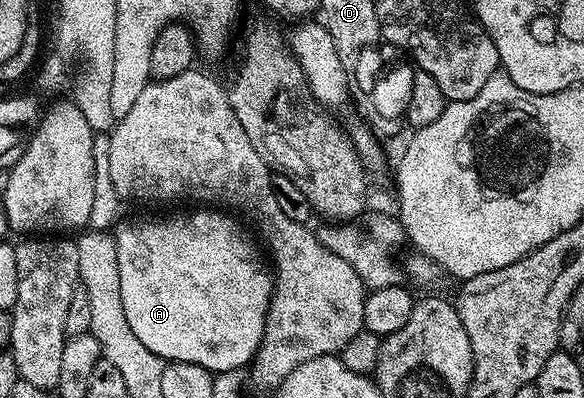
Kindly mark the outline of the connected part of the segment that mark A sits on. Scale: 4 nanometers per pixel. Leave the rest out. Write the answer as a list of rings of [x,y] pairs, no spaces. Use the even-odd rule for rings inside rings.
[[[211,207],[196,209],[199,209],[196,213],[183,213],[180,217],[159,217],[156,221],[126,221],[126,219],[123,219],[118,222],[113,234],[117,245],[117,262],[120,268],[121,304],[124,307],[125,317],[129,321],[129,327],[133,334],[137,335],[149,351],[162,357],[167,363],[173,361],[197,363],[197,367],[205,367],[212,375],[233,373],[250,366],[251,362],[255,360],[255,352],[259,349],[259,344],[263,341],[265,319],[271,306],[273,273],[261,252],[260,246],[258,244],[255,246],[251,242],[252,234],[250,232],[247,234],[234,221],[236,218],[230,212],[216,211]]]

